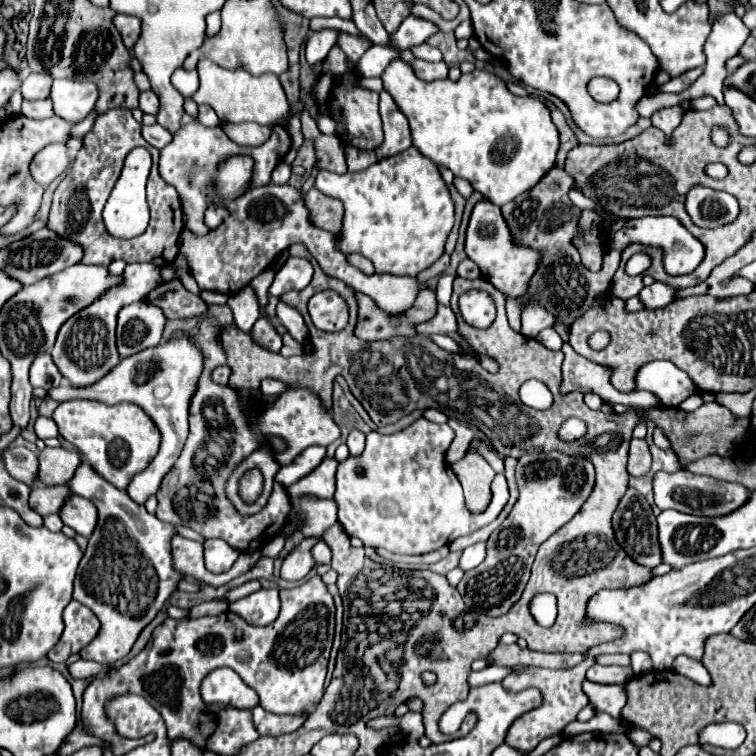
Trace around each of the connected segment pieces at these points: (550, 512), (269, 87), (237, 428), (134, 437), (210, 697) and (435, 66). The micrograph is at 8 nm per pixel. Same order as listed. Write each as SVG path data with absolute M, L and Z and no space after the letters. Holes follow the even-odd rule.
M560 451L526 453L518 459L516 481L520 497L508 519L490 535L488 555L482 565L464 573L458 591L464 603L482 615L506 615L520 599L528 579L538 547L560 527L564 527L584 505L594 489L594 467L584 457L572 457Z
M200 57L196 69L200 75L200 89L192 97L198 105L200 103L210 105L216 111L222 125L224 123L244 123L244 121L270 125L288 113L288 101L286 101L284 89L278 77L272 73L264 73L256 77L244 69L230 71L230 69L218 67L208 57Z
M228 305L208 307L202 323L198 325L194 343L196 345L200 343L206 365L198 383L198 391L190 403L190 435L186 439L182 455L174 463L172 471L164 477L160 491L156 495L158 497L156 517L172 525L182 523L206 539L224 539L236 551L252 551L252 547L260 549L266 541L274 539L284 529L288 521L288 513L292 509L290 497L288 497L288 491L280 483L276 483L266 507L258 511L256 515L250 515L250 527L246 525L242 527L240 513L232 507L230 499L226 497L226 481L230 473L252 451L258 451L264 445L270 447L270 437L280 437L286 441L286 449L284 451L272 449L272 455L278 461L278 465L288 465L308 445L314 445L314 443L328 445L336 441L340 437L340 427L336 425L332 411L322 405L322 399L306 387L294 387L282 393L272 405L264 407L262 401L242 403L234 387L214 383L212 371L226 363L226 353L220 343L220 333L230 325L234 325L234 317ZM196 469L208 469L208 478L203 479ZM196 488L198 495L196 495ZM196 499L200 499L200 521L196 519ZM182 511L190 515L189 520L182 520L180 517Z
M72 399L56 407L54 421L60 435L82 453L92 469L120 489L126 489L130 479L148 467L160 447L158 427L140 407L134 407L132 403L118 403L110 407L100 401Z
M220 667L208 673L202 681L202 697L210 703L224 703L238 709L250 709L258 705L256 691L252 691L240 675L236 675L232 669Z
M404 51L404 55L400 55L400 59L404 63L412 63L418 79L422 79L422 81L434 81L434 79L446 79L448 77L448 65L444 61L438 61L438 63L420 61L412 55L412 51Z

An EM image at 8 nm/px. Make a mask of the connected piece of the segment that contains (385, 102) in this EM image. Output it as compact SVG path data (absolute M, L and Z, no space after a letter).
M380 91L380 113L382 113L384 140L382 145L375 149L375 153L377 158L382 160L406 151L412 145L412 137L408 131L406 115L396 107L394 99L386 91Z

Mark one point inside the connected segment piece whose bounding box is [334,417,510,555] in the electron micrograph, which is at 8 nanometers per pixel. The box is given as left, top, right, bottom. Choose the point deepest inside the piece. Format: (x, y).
(406, 501)

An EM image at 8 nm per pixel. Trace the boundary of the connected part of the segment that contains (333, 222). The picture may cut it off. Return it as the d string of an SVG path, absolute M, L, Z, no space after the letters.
M308 191L306 193L306 205L310 209L312 221L318 227L328 229L334 235L340 235L342 215L344 215L344 205L340 203L340 199L326 197L320 191Z

